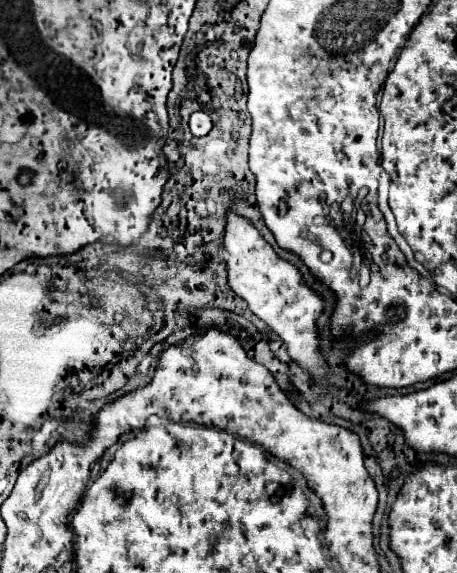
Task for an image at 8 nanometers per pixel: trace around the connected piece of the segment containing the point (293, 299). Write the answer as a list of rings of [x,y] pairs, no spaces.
[[[228,211],[228,225],[224,233],[224,247],[226,247],[226,265],[228,265],[228,285],[240,295],[250,311],[260,317],[268,327],[272,327],[286,343],[290,357],[314,379],[322,385],[328,385],[328,365],[324,363],[318,351],[318,335],[316,335],[316,319],[322,315],[324,299],[316,295],[302,283],[302,275],[294,265],[282,261],[270,243],[252,227],[252,223],[232,211]]]

